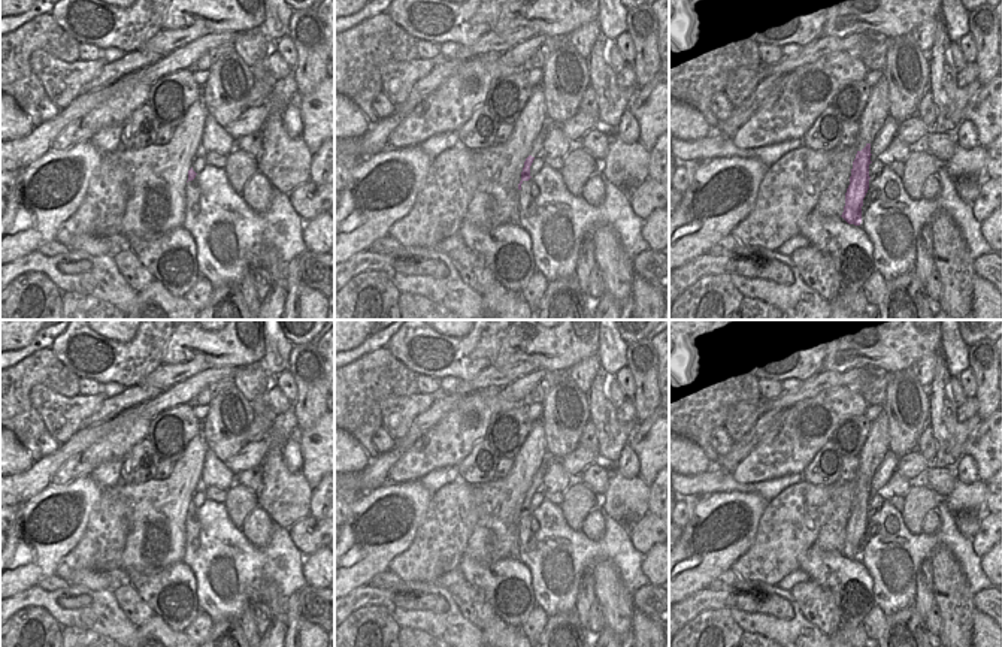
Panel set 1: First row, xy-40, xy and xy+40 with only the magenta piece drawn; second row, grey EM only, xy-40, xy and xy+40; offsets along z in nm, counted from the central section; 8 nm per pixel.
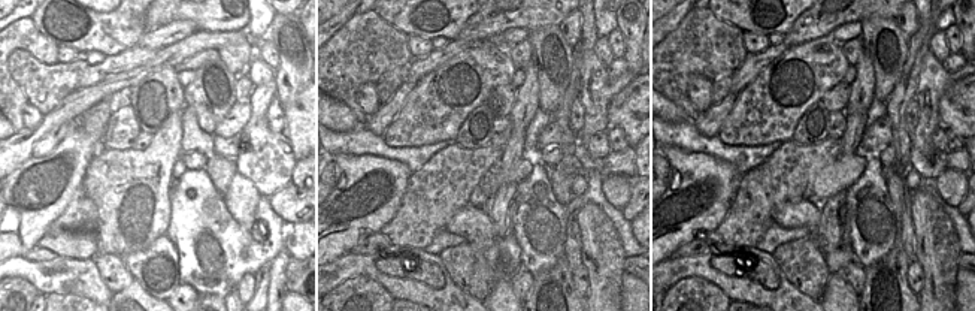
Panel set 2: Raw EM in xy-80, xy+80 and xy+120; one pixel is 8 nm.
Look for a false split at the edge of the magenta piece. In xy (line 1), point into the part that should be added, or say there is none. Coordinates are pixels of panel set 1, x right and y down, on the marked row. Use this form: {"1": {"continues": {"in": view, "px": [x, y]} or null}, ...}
{"1": {"continues": null}}

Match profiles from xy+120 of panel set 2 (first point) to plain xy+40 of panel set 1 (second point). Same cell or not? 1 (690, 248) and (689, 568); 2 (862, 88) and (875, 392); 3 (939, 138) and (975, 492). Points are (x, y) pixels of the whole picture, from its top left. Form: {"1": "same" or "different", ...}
{"1": "different", "2": "different", "3": "different"}

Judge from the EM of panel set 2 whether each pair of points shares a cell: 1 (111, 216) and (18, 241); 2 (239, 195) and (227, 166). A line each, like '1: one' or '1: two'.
1: two
2: two

